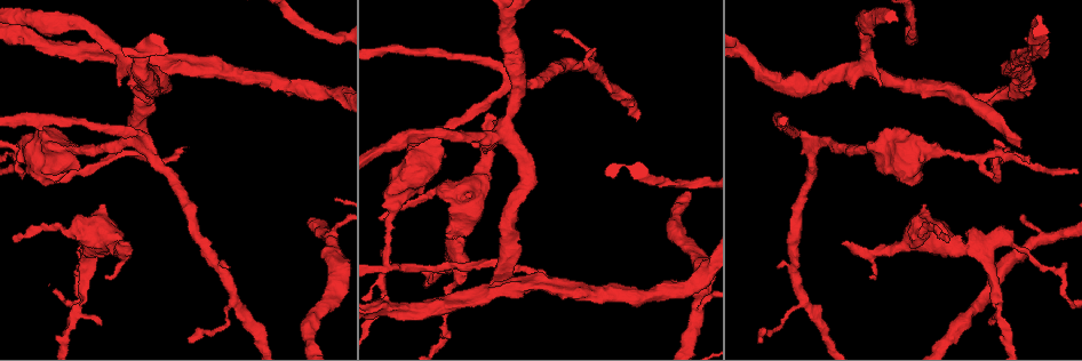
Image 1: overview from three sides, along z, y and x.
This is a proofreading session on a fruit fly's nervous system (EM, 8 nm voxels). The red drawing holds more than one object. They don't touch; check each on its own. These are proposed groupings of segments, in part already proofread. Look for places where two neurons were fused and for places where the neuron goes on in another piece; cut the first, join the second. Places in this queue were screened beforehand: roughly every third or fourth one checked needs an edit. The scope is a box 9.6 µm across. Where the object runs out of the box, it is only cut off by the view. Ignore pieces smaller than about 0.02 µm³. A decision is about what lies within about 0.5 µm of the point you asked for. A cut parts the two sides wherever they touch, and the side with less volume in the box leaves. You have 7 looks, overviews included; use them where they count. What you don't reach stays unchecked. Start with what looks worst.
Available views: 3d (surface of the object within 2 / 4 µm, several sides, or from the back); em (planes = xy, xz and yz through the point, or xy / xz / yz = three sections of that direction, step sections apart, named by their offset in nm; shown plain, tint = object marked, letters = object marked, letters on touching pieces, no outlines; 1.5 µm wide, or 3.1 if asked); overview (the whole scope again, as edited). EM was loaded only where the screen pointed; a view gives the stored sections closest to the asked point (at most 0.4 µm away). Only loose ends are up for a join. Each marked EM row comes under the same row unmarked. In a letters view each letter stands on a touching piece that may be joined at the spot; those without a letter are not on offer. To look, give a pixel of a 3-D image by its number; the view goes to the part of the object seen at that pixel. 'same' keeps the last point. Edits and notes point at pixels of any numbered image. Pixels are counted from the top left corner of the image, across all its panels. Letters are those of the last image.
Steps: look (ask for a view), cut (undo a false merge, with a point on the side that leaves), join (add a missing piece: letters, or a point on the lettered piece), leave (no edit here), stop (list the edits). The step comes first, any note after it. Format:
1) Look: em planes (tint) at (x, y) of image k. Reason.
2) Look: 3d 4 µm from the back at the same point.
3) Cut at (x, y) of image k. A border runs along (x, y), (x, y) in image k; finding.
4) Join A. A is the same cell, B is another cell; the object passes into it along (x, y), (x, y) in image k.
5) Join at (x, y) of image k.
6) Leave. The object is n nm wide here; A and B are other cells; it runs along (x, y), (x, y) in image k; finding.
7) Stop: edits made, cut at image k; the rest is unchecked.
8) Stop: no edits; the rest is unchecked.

Look: em xz step 8 (tint) at (454, 247) of image 1. Three-way junction.

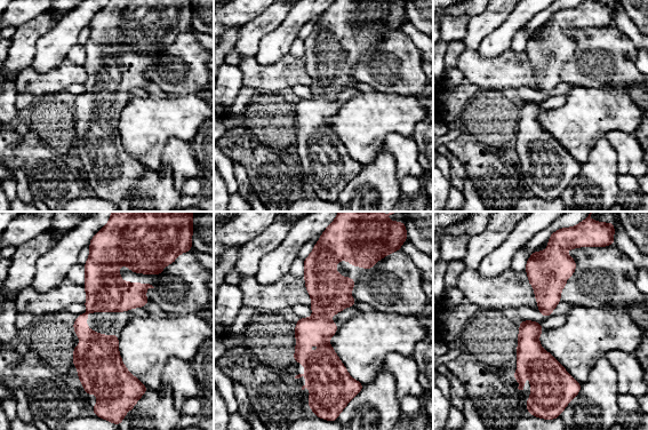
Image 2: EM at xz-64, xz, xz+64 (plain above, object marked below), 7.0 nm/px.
Look: em planes (letters) at the same point.

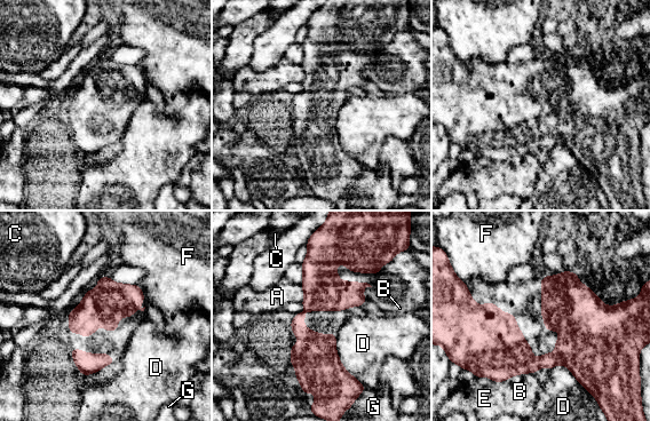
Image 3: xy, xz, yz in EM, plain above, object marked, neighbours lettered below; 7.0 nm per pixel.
Leave. The object is 440 nm wide here; A, B, C, D, E, F and G are other cells; it runs along (318, 288), (299, 330), (325, 412) in image 3; all the same neuron.

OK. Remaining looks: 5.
Look: em planes (tint) at (16, 151) of image 1. Sharp bend.

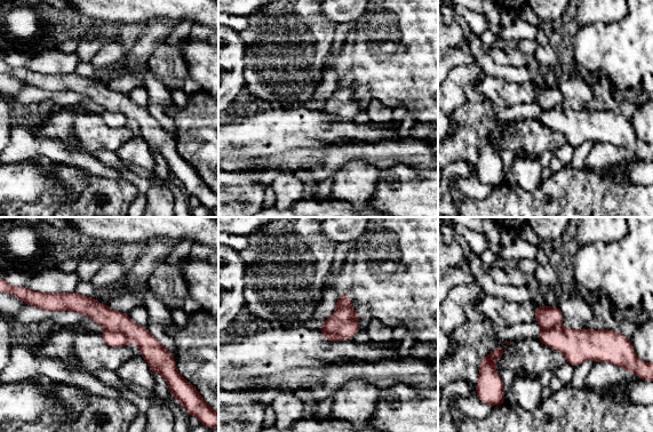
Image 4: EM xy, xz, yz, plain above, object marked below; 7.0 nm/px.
Look: em planes (letters) at the same point. See the neighbours.

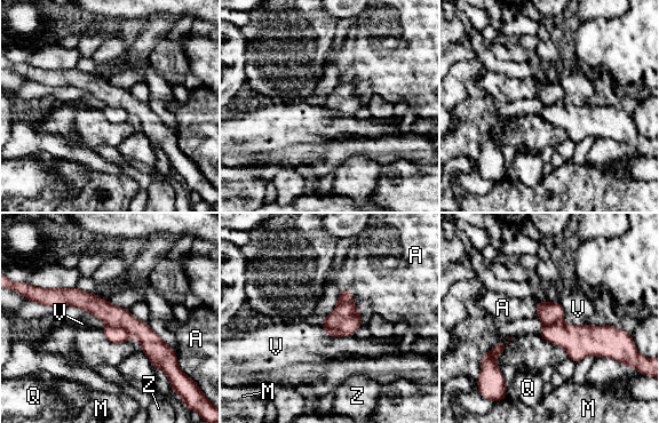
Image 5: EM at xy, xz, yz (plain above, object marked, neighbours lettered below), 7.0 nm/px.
Cut at (151, 343) of image 5. A, M, Q, V and Z are other cells; the part that leaves runs along (46, 298), (88, 301), (171, 353) in image 5; a second neuron is stuck on.

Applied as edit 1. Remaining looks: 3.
Look: 3d 4 µm from the back at (14, 241) of image 1. Thin end.

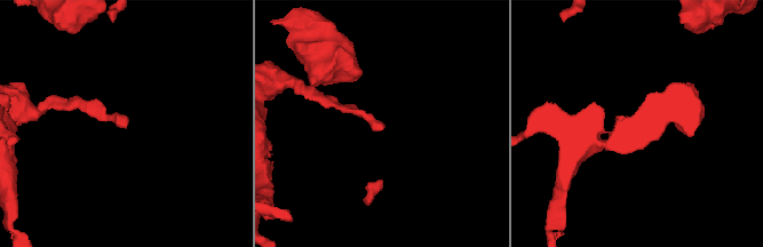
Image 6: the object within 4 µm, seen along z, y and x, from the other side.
Look: em planes (letters) at (126, 126) of image 6.

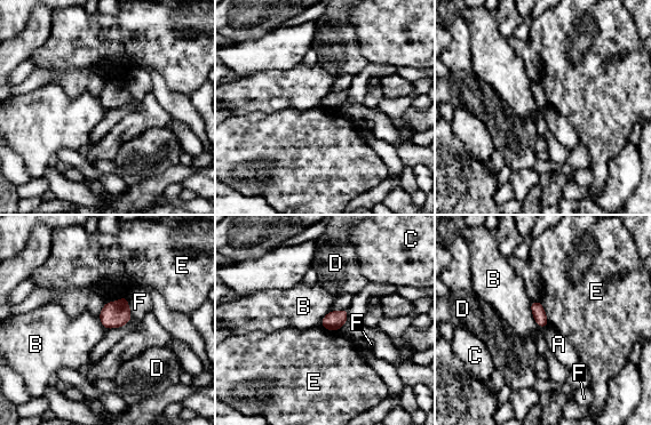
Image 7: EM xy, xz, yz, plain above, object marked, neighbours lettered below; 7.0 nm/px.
Leave. The object is 90 nm wide here; A, B, C, D, E and F are other cells; a border runs along (531, 302), (533, 319), (544, 328) in image 7; no lettered piece goes on from it.

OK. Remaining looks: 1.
Stop: edits made, cut at image 5; the rest is unchecked.

